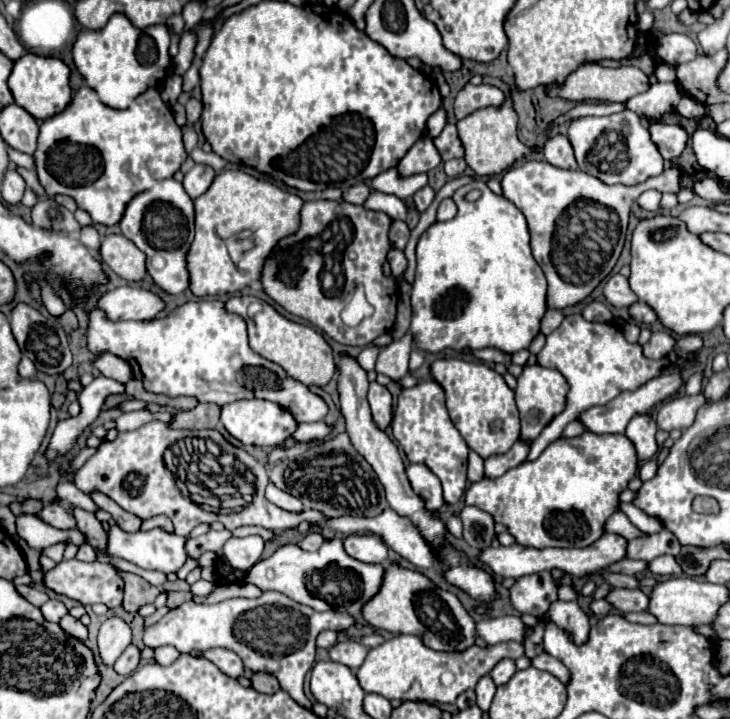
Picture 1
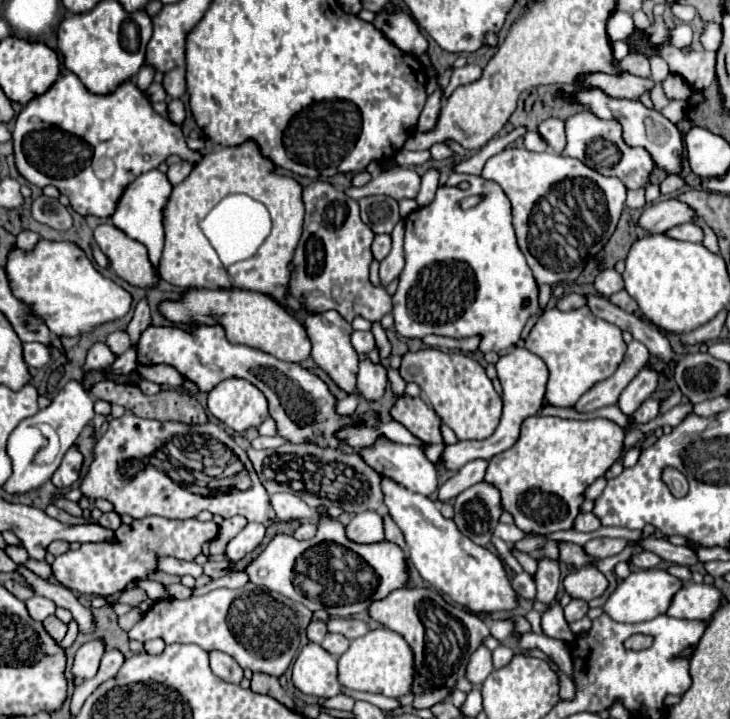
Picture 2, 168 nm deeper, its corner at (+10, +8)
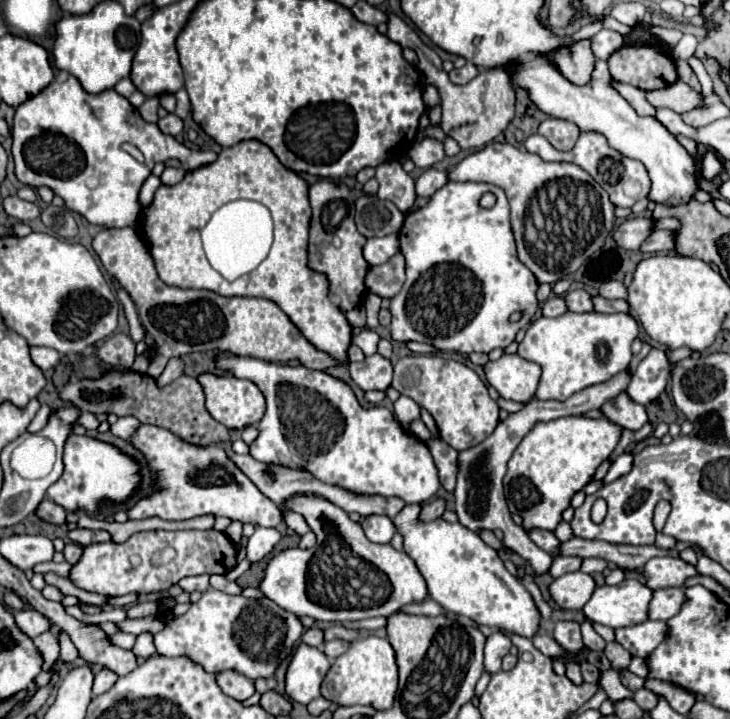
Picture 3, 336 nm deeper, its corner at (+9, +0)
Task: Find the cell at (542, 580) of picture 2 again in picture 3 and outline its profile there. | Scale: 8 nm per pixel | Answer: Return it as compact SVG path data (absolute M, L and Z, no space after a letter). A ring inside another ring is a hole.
M627 368L619 374L615 374L611 380L603 382L603 384L595 384L591 388L585 388L585 390L573 394L565 402L557 402L557 400L541 402L541 400L533 398L533 400L527 402L527 406L521 412L509 414L507 420L501 420L499 426L495 428L495 432L491 436L487 436L487 440L483 440L475 448L459 452L459 476L457 476L457 486L455 486L455 504L457 504L459 524L463 524L465 528L469 528L473 532L501 528L503 534L505 534L507 548L515 550L533 568L533 572L537 576L547 574L551 564L553 564L553 558L545 550L541 550L525 534L525 530L521 526L513 524L513 520L511 520L511 514L509 514L509 508L507 508L507 502L505 502L505 494L503 494L503 476L507 472L507 460L511 458L511 454L515 452L515 448L519 446L523 436L533 428L535 422L539 422L539 420L548 422L561 418L561 416L579 416L587 410L597 410L605 402L615 400L621 392L625 392L629 382L631 382L631 372Z

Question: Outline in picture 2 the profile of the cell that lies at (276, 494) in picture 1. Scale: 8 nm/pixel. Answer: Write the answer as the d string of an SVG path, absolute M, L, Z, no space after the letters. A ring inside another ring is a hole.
M272 494L270 500L272 500L278 520L282 520L282 522L314 518L314 510L306 502L298 500L298 496L294 496L294 494Z

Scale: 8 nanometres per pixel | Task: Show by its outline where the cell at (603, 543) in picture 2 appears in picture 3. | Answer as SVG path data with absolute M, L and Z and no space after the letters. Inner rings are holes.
M557 556L557 558L553 558L553 566L551 566L549 574L559 578L563 574L577 572L581 568L581 562L583 562L583 558L579 558L579 556Z

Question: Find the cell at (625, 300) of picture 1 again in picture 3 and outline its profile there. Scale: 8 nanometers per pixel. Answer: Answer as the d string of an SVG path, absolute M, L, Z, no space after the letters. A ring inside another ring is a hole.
M609 280L609 282L603 282L599 286L599 296L603 296L603 298L627 298L627 288L623 286L623 282Z

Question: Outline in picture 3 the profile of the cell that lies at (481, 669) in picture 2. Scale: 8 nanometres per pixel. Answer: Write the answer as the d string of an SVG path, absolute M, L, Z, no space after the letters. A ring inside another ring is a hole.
M493 632L485 644L485 672L495 674L501 670L503 656L511 650L511 640L501 632Z

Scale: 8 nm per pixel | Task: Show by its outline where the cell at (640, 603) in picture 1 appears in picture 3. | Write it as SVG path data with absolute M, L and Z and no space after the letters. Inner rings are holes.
M571 572L567 576L559 576L551 584L551 596L559 608L581 610L593 596L595 588L597 584L593 576L585 572Z

